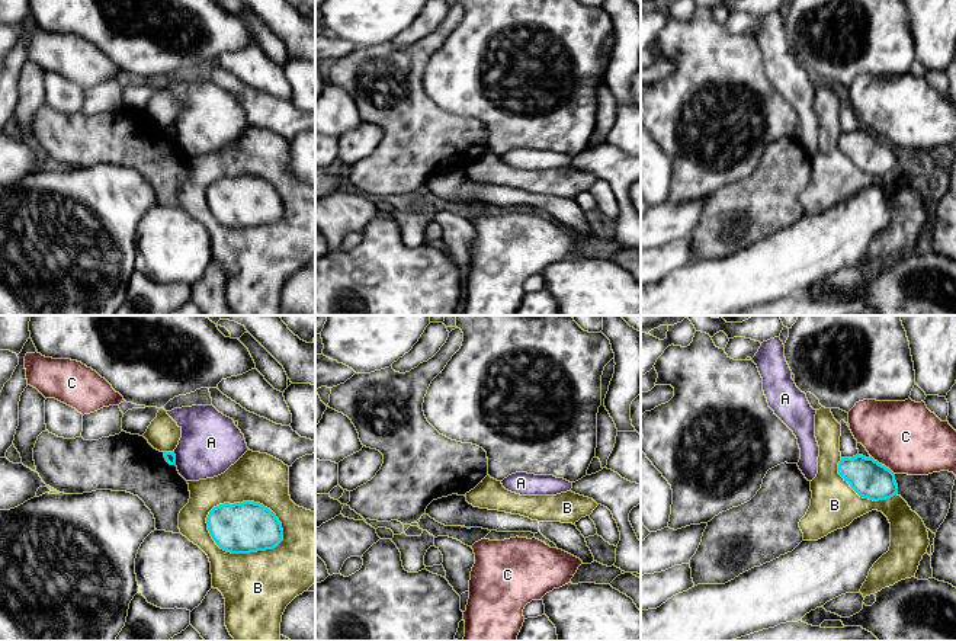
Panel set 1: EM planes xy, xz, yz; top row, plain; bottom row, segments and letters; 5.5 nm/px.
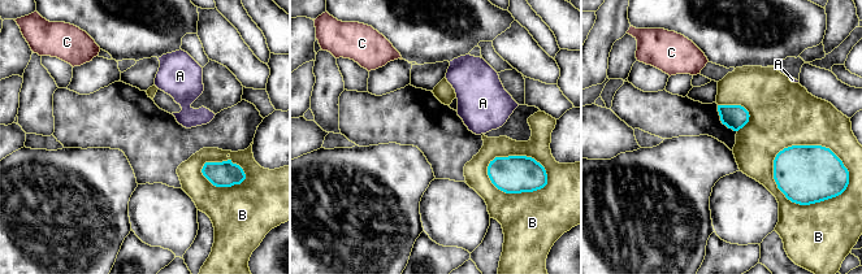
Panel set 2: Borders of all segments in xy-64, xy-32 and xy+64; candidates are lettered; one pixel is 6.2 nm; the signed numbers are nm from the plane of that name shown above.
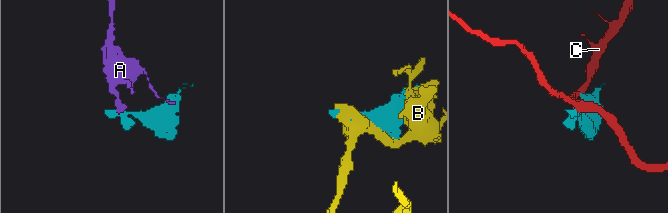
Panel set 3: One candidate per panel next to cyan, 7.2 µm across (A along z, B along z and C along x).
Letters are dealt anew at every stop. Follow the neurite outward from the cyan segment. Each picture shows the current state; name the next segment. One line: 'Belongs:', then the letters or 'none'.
Belongs: none

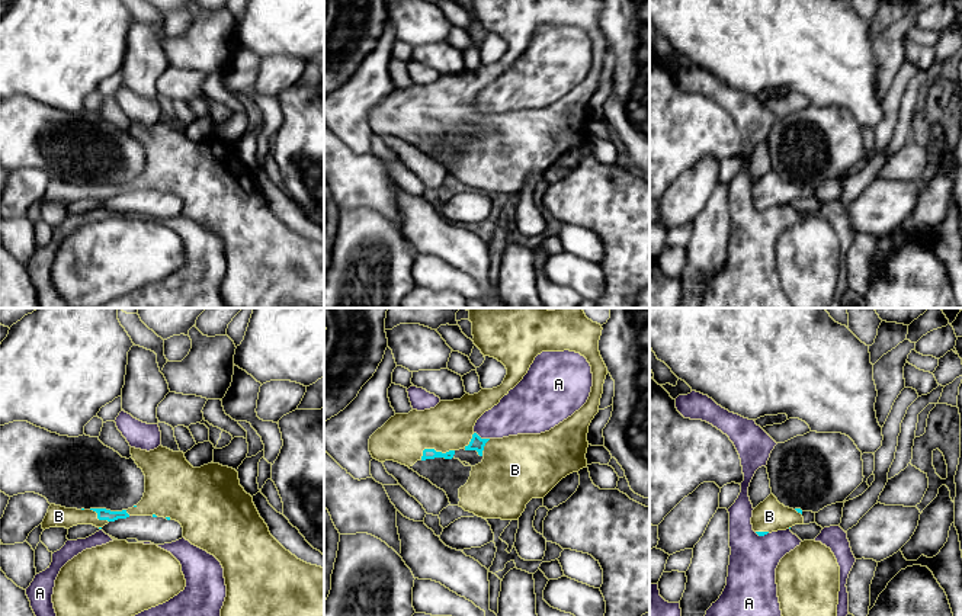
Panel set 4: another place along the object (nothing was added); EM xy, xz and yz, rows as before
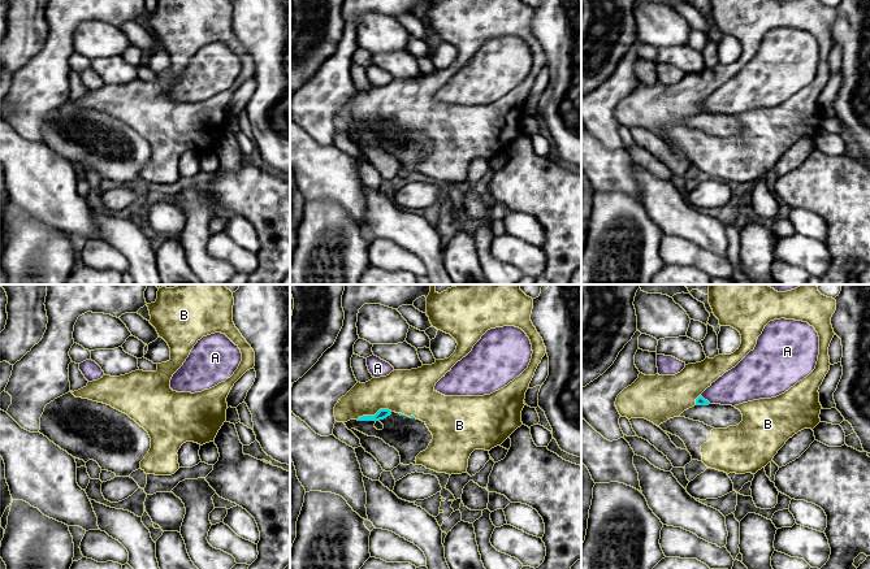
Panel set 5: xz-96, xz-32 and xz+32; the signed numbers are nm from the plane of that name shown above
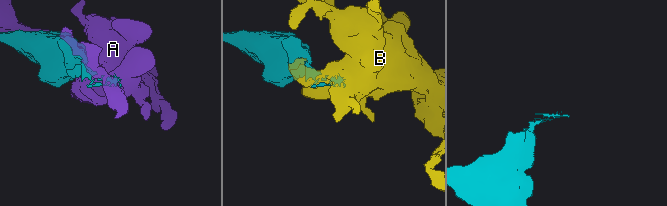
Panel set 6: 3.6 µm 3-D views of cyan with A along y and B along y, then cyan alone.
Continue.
Belongs: B

